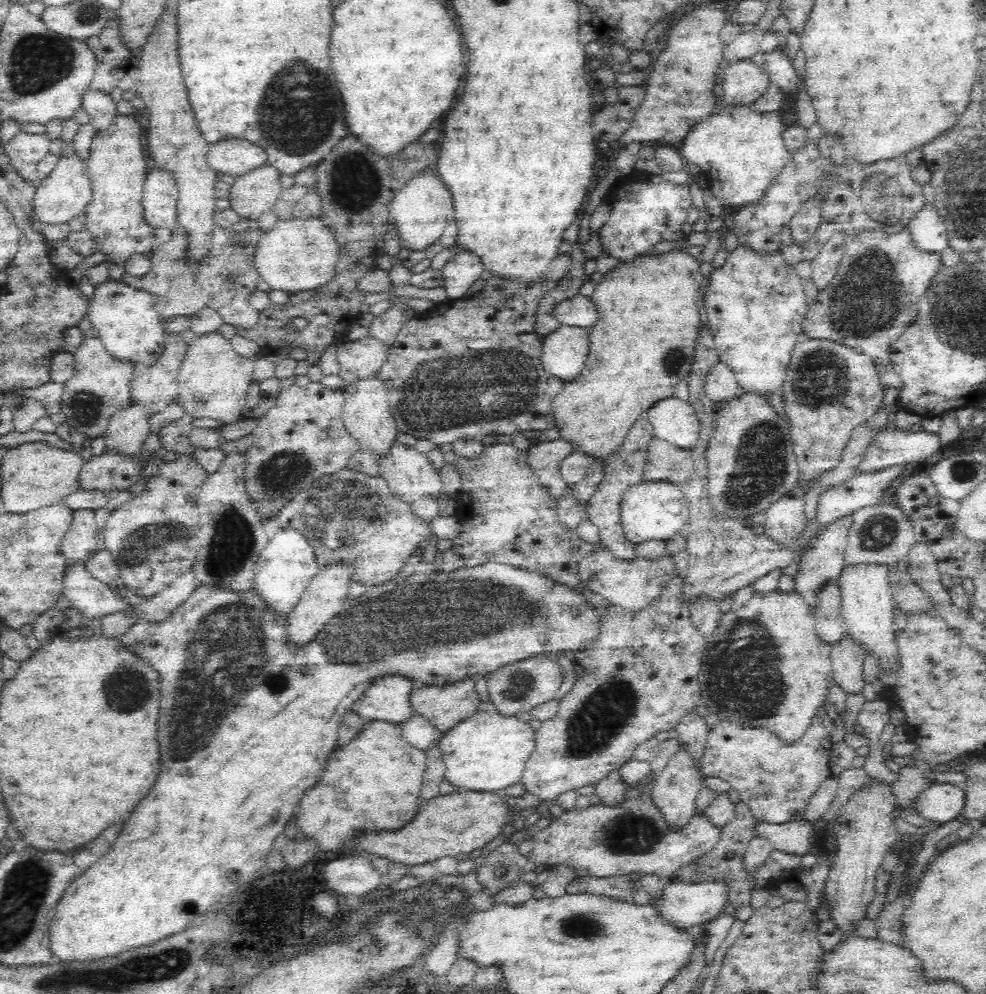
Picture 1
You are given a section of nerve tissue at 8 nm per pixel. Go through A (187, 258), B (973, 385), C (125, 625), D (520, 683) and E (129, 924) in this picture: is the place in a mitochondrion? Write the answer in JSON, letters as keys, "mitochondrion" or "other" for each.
{"A":"other","B":"other","C":"other","D":"mitochondrion","E":"other"}

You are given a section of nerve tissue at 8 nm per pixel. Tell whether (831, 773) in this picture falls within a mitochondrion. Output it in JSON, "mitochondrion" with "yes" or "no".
{"mitochondrion":"no"}

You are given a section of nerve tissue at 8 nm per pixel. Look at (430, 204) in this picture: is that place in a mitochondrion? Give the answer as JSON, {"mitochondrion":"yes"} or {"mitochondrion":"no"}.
{"mitochondrion":"no"}

